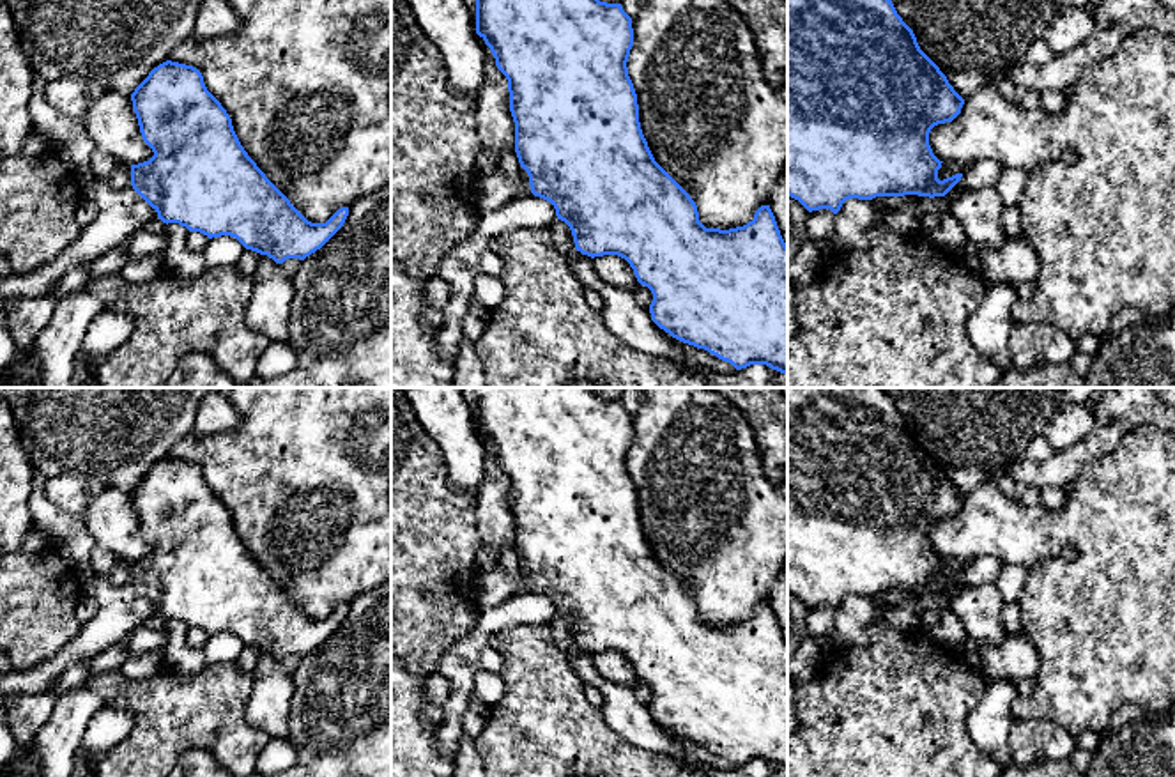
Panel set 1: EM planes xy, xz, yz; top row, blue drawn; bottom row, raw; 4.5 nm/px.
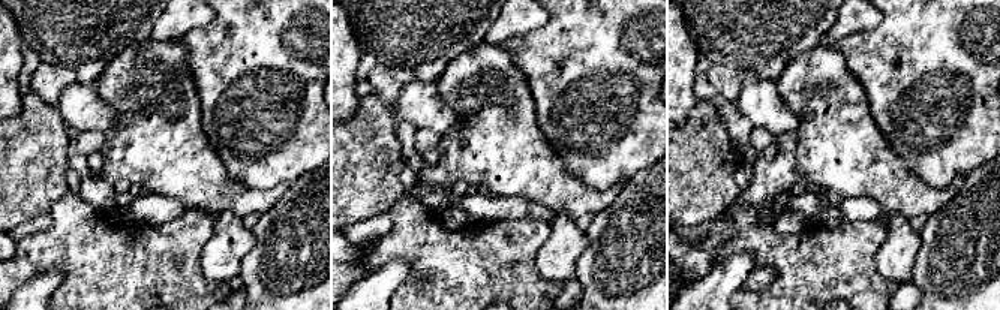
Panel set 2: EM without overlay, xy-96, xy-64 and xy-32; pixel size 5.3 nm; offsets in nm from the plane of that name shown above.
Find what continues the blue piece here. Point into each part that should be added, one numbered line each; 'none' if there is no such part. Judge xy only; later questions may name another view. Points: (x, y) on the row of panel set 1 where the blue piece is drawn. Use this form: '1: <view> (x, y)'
1: xy (121, 213)

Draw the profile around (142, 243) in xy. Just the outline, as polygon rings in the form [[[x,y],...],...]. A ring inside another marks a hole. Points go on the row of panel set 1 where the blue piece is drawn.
[[[140,228],[129,237],[127,257],[147,257],[161,255],[165,257],[170,237],[165,234],[150,234],[145,228]]]

